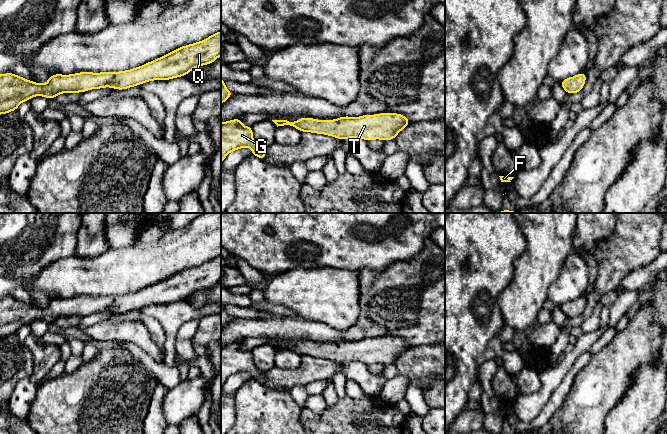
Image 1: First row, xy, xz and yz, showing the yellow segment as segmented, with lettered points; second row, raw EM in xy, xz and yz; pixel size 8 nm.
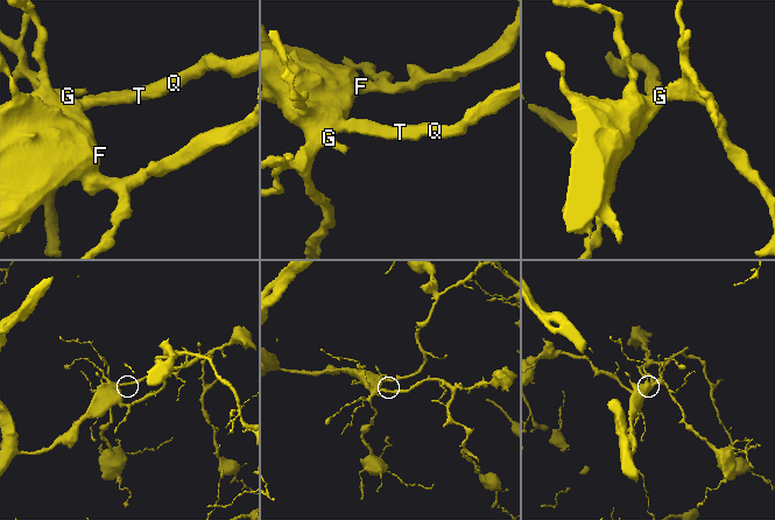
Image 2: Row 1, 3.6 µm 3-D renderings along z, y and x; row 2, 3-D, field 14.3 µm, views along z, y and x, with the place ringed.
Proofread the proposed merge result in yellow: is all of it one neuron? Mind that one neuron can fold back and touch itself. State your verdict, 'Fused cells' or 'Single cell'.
Single cell

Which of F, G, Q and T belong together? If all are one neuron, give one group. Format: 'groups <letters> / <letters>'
groups F G Q T

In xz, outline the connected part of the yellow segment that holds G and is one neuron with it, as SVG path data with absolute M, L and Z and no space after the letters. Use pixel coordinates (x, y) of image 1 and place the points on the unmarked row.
M242 342L221 346L221 388L231 376L244 371L252 373L252 379L264 384L266 377L256 369L252 351L243 350Z

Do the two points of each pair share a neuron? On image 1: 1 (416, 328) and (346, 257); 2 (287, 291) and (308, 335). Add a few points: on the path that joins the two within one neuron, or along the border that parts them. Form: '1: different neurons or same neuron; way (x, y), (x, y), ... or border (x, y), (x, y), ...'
1: different neurons; border (383, 270), (373, 271), (362, 267), (358, 271)
2: different neurons; border (303, 317), (326, 324)

